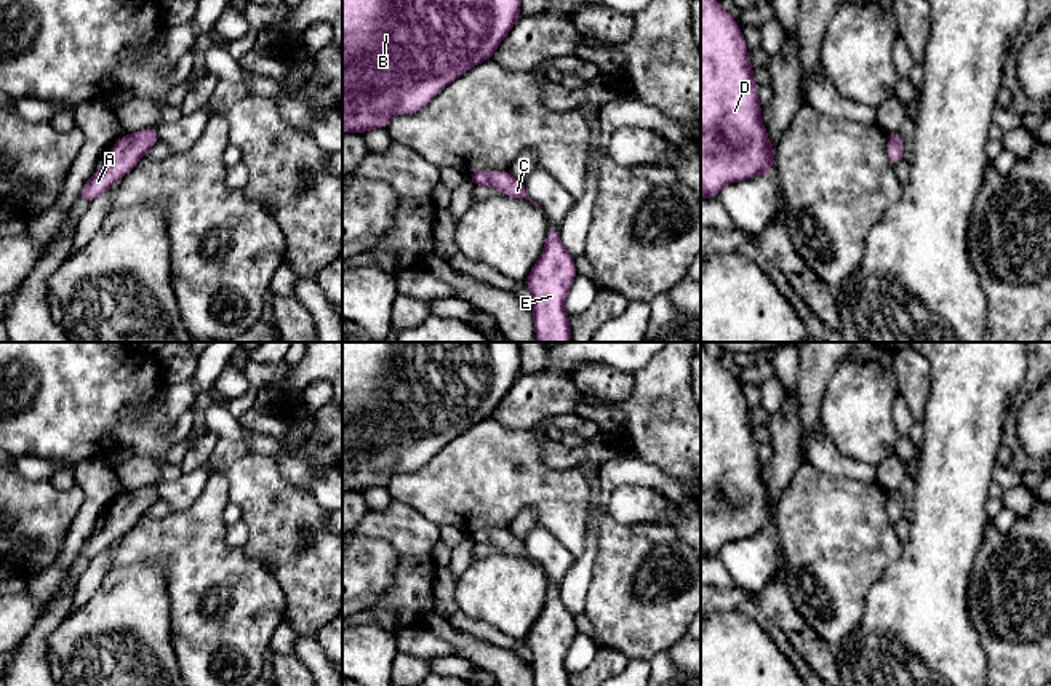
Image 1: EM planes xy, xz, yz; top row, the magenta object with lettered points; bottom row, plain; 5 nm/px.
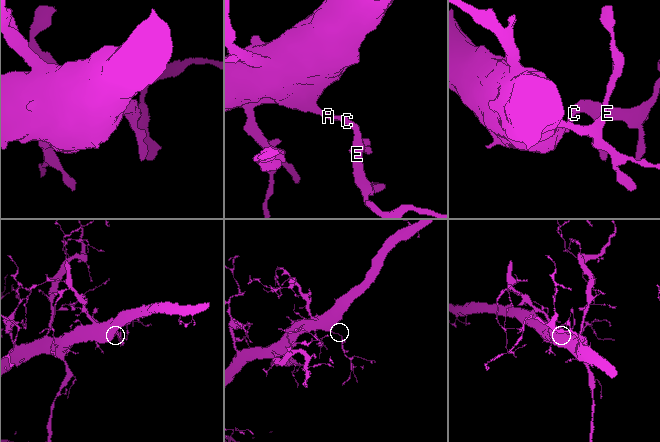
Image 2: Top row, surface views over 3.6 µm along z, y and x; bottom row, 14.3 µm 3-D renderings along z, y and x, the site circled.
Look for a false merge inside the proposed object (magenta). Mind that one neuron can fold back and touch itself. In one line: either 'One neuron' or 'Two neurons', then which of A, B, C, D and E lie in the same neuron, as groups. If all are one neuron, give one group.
One neuron. Groups: A B C D E

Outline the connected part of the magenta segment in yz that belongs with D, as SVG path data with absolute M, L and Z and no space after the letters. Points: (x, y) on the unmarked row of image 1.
M701 342L701 556L717 556L731 540L769 532L774 513L741 385Z

